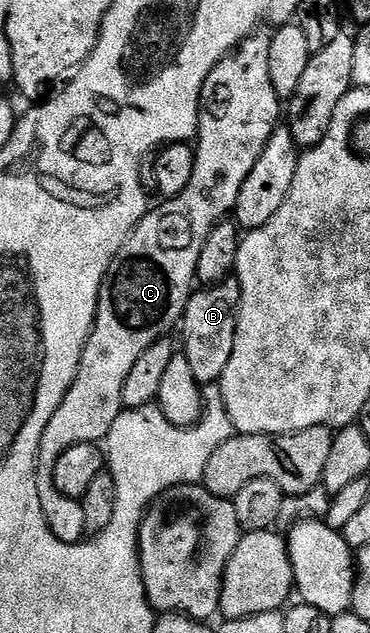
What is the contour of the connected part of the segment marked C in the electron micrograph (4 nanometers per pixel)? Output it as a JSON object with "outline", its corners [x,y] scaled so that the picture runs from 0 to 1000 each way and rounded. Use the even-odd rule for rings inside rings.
{"outline":[[[711,44],[692,47],[622,85],[605,88],[576,107],[576,114],[565,114],[538,160],[538,209],[522,224],[527,258],[511,297],[500,297],[500,303],[489,303],[476,313],[432,318],[422,332],[419,327],[400,330],[338,379],[338,385],[327,385],[327,398],[316,398],[316,404],[295,417],[295,430],[278,438],[278,453],[268,458],[257,510],[230,543],[230,556],[219,556],[219,575],[208,575],[208,594],[186,619],[176,619],[165,645],[143,651],[143,664],[132,664],[111,689],[95,728],[100,790],[111,790],[111,809],[122,809],[122,828],[132,828],[132,840],[143,840],[154,853],[189,863],[227,855],[235,844],[230,803],[216,788],[154,777],[143,739],[154,739],[154,727],[165,727],[165,720],[176,720],[186,708],[208,708],[208,701],[276,700],[322,654],[335,649],[327,619],[338,615],[338,599],[370,577],[373,566],[392,558],[392,550],[414,550],[424,537],[454,532],[465,526],[459,521],[492,510],[505,476],[532,445],[527,431],[532,409],[543,406],[543,390],[554,387],[565,367],[576,367],[584,354],[605,349],[632,333],[641,310],[651,310],[651,291],[662,291],[673,272],[684,272],[705,240],[716,240],[716,227],[727,227],[727,215],[738,215],[743,201],[757,197],[759,156],[749,145],[738,145],[738,126],[727,120],[732,54],[716,49]]]}

